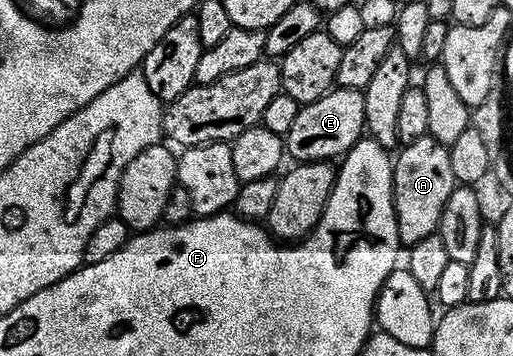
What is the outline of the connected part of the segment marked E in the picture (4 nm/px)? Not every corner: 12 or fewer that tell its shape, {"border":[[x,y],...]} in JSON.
{"border":[[335,87],[284,135],[294,163],[333,162],[363,140],[363,90]]}

